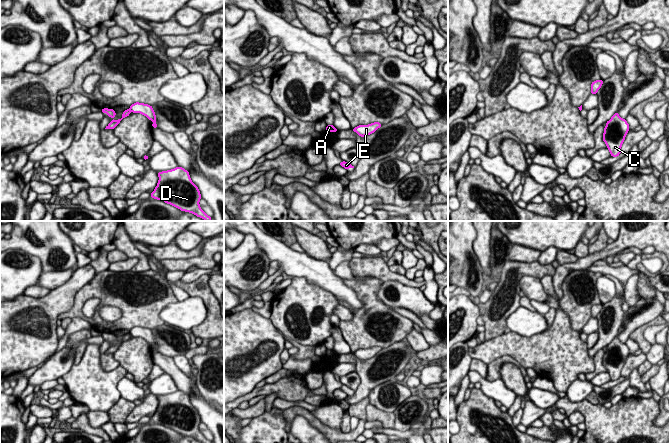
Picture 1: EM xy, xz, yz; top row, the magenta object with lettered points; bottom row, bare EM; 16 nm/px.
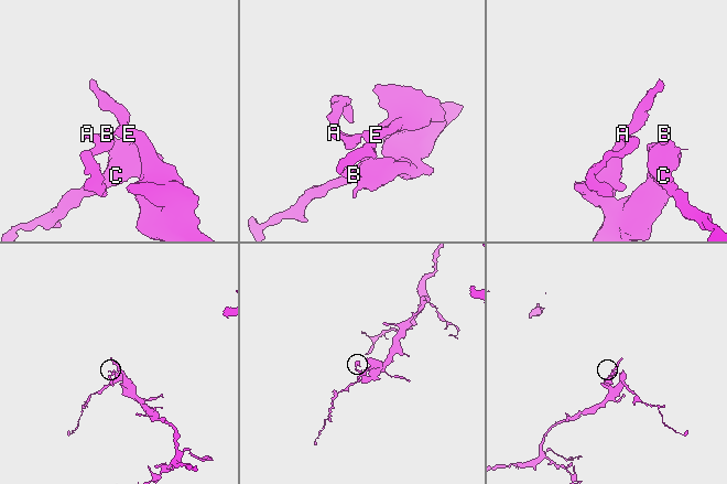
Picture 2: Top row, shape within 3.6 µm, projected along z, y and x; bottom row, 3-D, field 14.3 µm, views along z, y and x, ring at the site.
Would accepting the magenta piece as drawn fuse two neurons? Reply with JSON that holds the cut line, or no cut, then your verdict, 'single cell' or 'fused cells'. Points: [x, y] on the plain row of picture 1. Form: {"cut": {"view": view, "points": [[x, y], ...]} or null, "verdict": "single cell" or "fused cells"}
{"cut": {"view": "xy", "points": [[129, 332], [131, 334]]}, "verdict": "fused cells"}

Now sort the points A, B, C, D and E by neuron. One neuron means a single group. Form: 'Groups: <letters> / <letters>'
Groups: A / B C D E

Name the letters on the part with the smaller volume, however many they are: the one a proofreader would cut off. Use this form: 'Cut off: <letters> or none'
Cut off: A

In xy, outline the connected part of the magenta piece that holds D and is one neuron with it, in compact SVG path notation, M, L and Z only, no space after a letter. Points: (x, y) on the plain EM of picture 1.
M178 390L157 398L159 404L150 418L151 422L162 424L181 435L190 436L202 443L212 443L200 432L200 415L192 406L187 394Z

